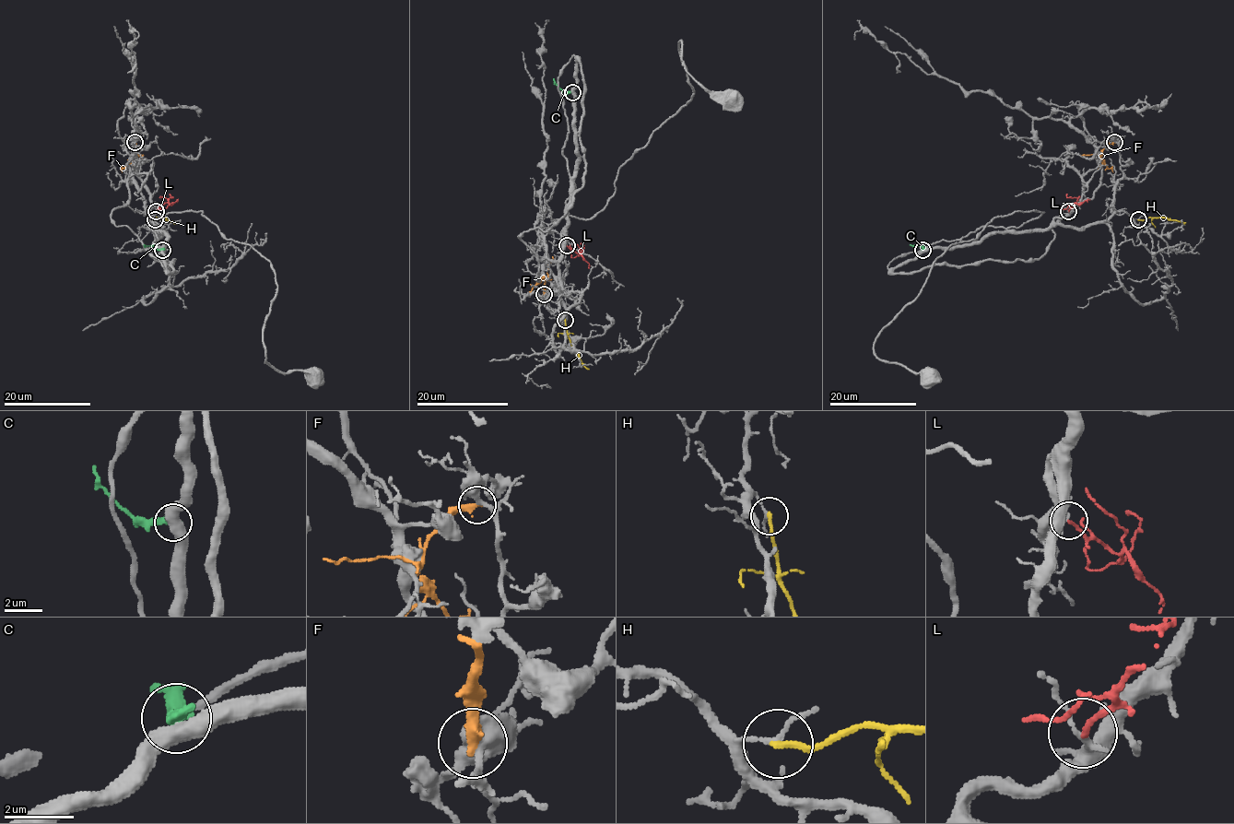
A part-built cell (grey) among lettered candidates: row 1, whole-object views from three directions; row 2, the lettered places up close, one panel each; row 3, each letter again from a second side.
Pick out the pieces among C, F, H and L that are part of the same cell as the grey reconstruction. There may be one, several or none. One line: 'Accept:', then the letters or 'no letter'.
Accept: L

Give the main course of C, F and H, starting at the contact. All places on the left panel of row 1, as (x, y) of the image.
C: (162, 249), (143, 245)
F: (135, 142), (135, 158), (122, 171)
H: (154, 219), (159, 217), (177, 223)

